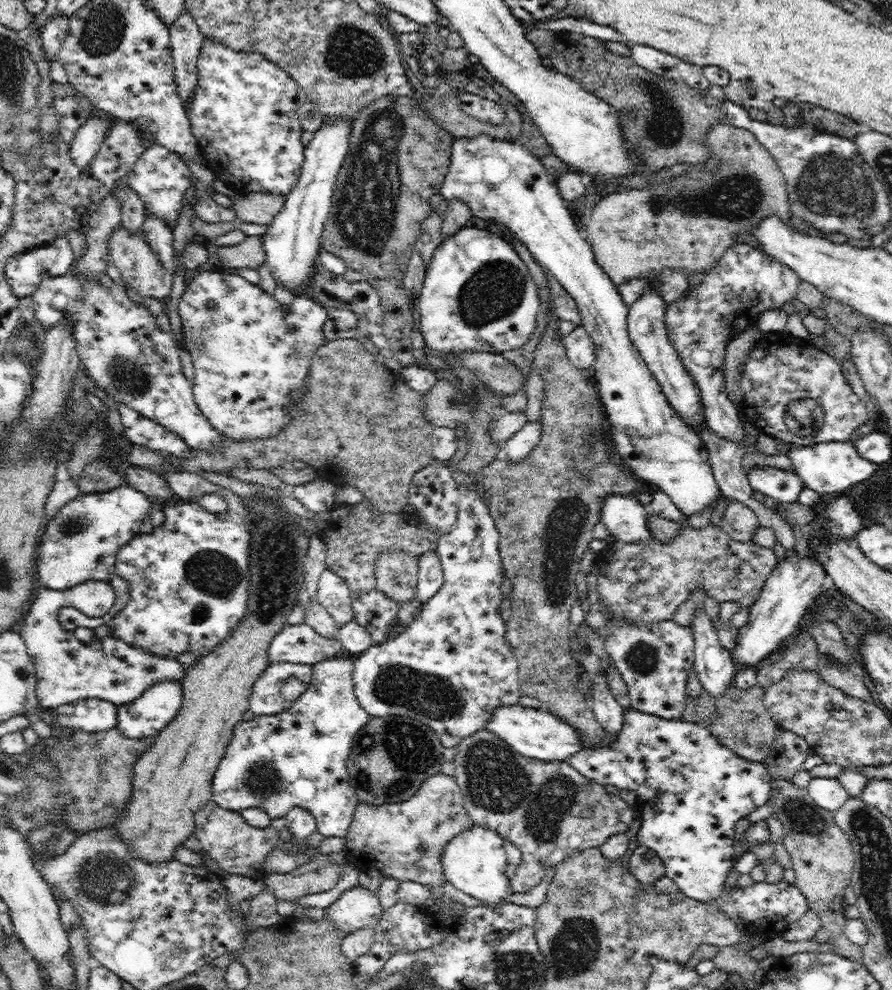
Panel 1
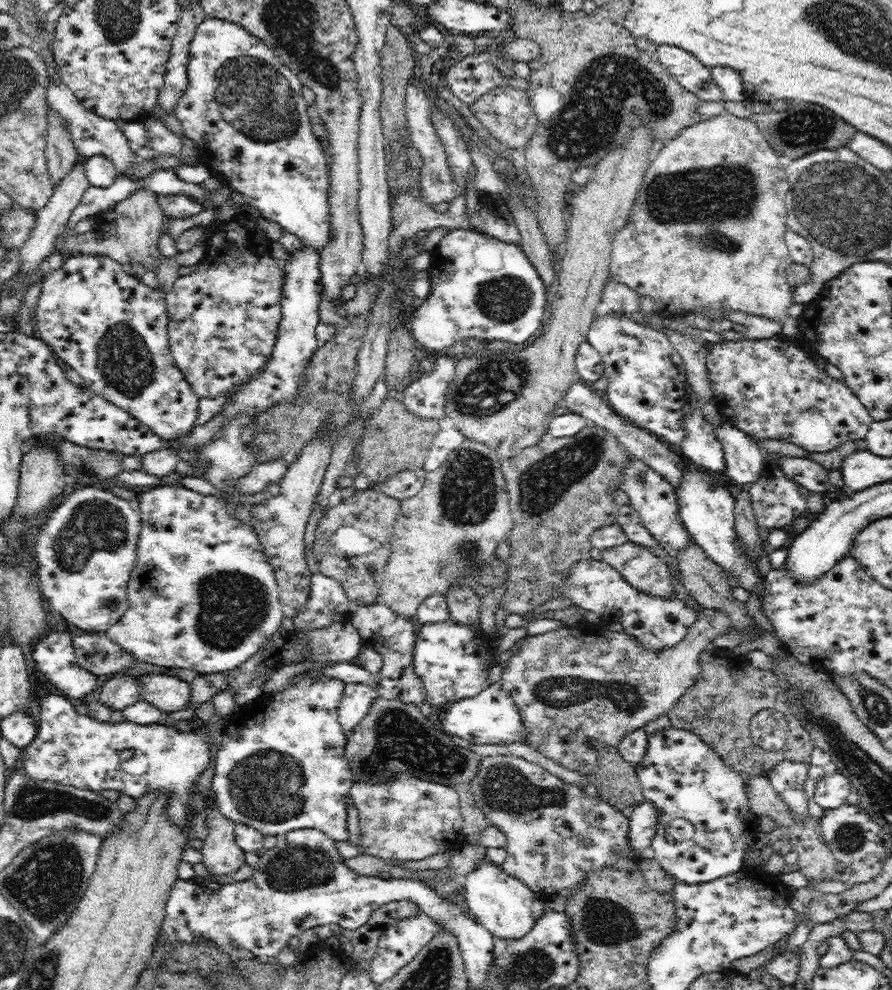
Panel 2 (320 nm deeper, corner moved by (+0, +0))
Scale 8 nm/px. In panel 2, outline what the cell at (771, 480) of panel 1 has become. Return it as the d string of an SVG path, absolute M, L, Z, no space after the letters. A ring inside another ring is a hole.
M727 421L720 426L714 426L714 430L723 446L726 465L724 473L732 483L743 487L750 486L760 476L765 453L754 439Z

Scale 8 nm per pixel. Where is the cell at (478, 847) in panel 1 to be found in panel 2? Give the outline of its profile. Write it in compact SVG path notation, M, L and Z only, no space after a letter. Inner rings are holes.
M485 859L463 879L470 914L494 937L522 938L532 930L536 920L547 911L545 899L534 893L520 879L510 876L501 865Z

